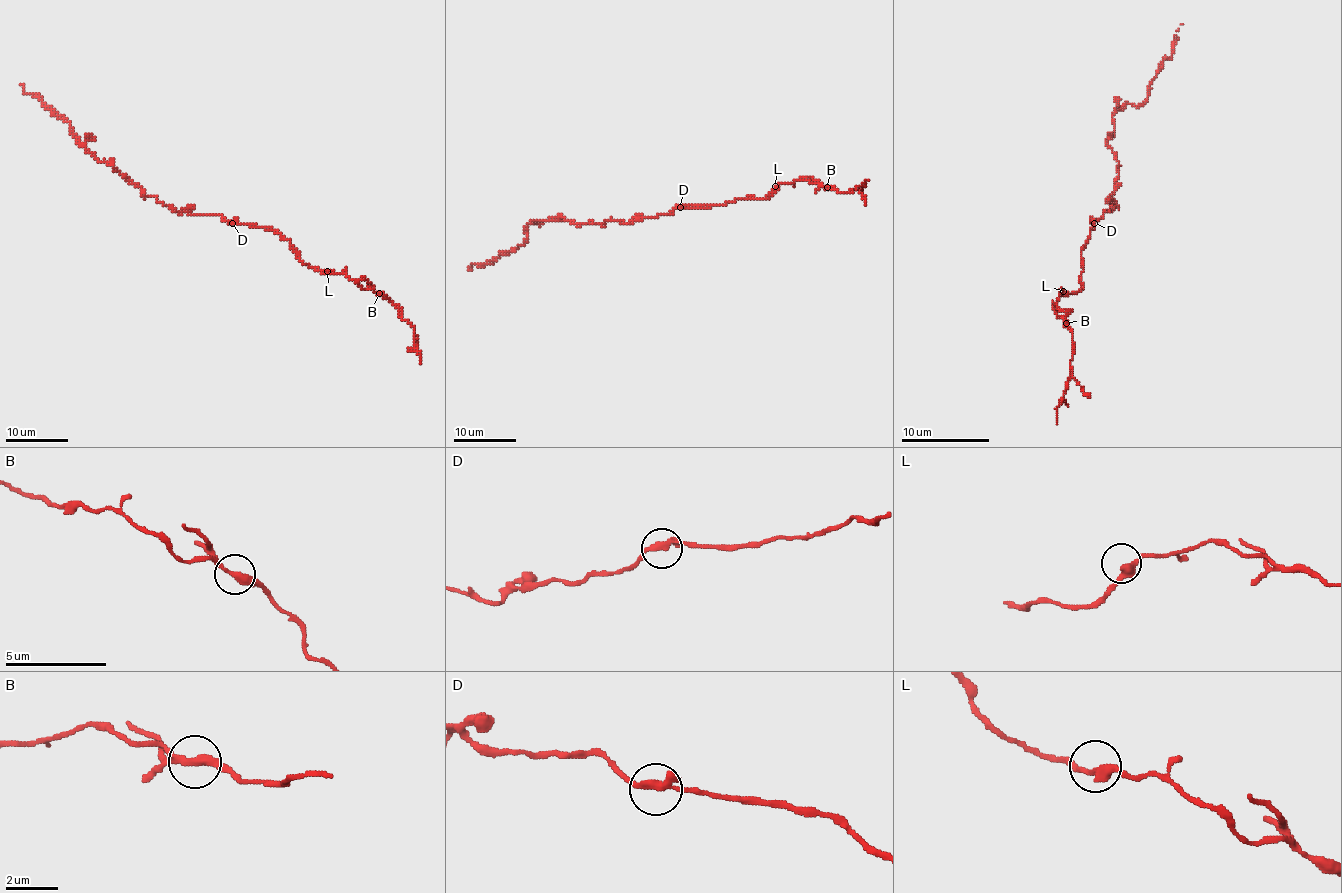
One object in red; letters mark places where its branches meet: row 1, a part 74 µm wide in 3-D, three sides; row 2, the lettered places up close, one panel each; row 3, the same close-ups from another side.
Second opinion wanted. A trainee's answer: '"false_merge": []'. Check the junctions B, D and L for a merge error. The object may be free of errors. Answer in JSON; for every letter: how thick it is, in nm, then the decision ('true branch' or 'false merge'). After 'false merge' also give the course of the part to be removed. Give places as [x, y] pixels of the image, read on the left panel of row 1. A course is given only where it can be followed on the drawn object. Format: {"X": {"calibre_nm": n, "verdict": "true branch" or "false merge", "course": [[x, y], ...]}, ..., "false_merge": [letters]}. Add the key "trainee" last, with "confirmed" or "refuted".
{"B": {"calibre_nm": 320, "verdict": "false merge", "course": [[379, 293], [413, 327], [415, 349], [420, 353], [421, 364]]}, "D": {"calibre_nm": 320, "verdict": "true branch"}, "L": {"calibre_nm": 360, "verdict": "true branch"}, "false_merge": ["B"], "trainee": "refuted"}

